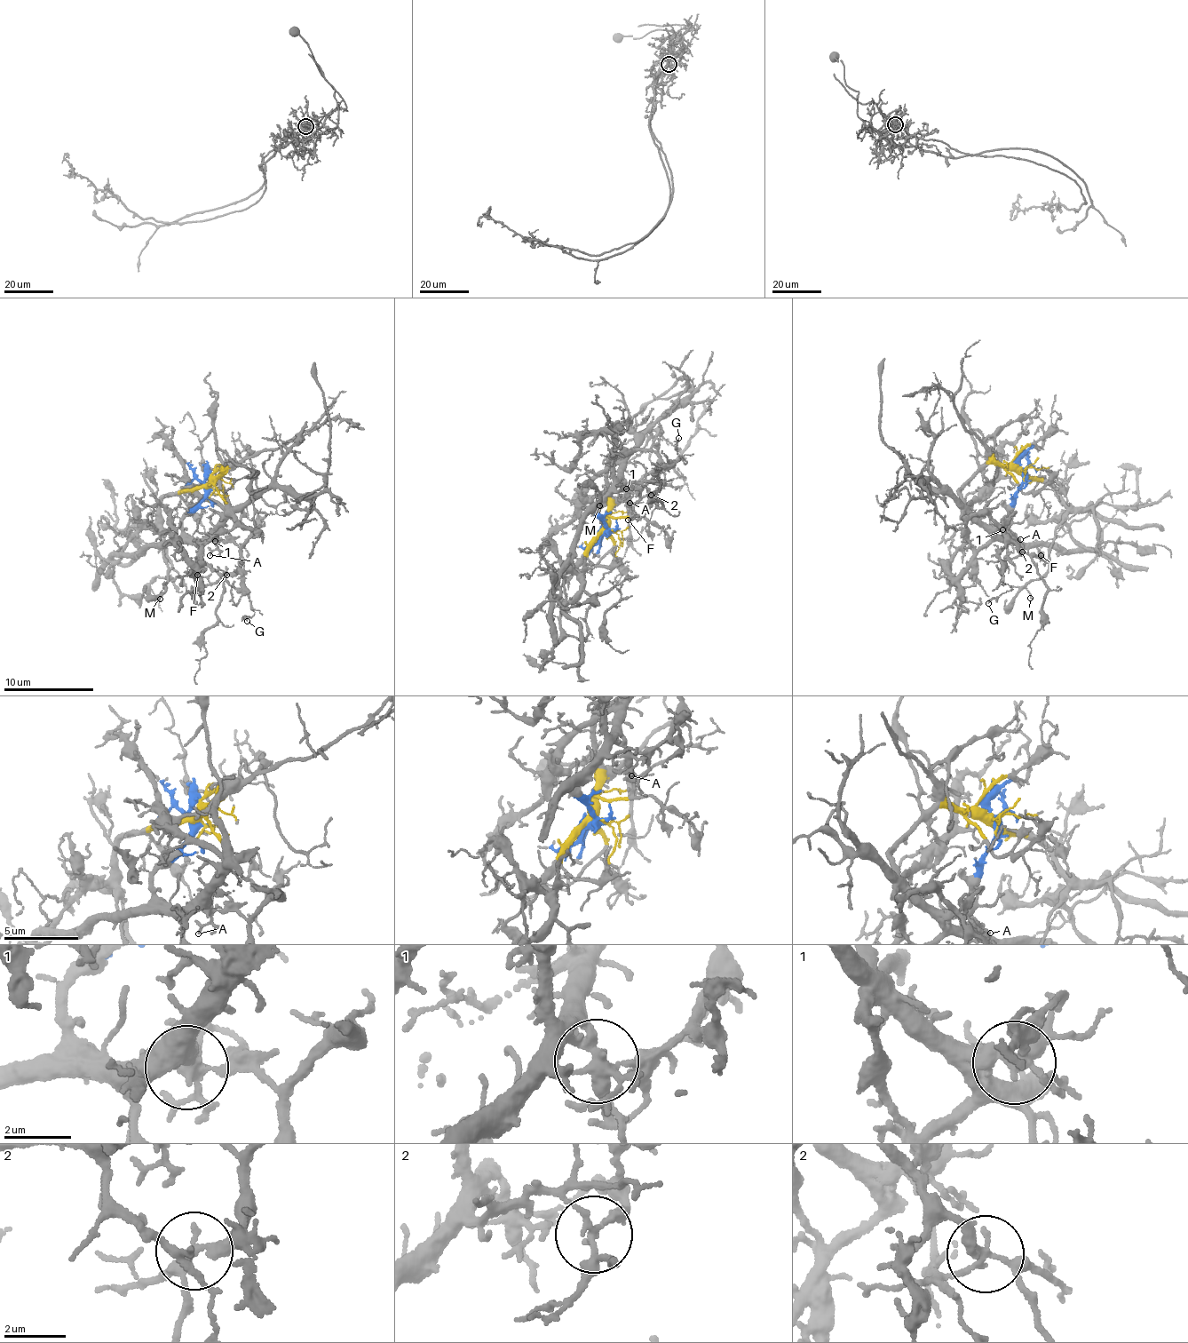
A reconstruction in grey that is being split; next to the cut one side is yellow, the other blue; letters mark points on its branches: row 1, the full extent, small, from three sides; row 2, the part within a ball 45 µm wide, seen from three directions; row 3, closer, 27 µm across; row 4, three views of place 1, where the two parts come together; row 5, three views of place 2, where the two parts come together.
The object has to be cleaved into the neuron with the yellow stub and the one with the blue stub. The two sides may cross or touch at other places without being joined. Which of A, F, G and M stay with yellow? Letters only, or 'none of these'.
F, G, M

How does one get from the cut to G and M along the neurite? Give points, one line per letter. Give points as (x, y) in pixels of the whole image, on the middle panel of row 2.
G: (607, 529), (613, 461), (638, 450), (654, 453), (657, 480), (669, 462), (685, 463), (677, 450), (679, 437)
M: (607, 529), (574, 570), (581, 573), (584, 568), (586, 553), (603, 532), (598, 506)

